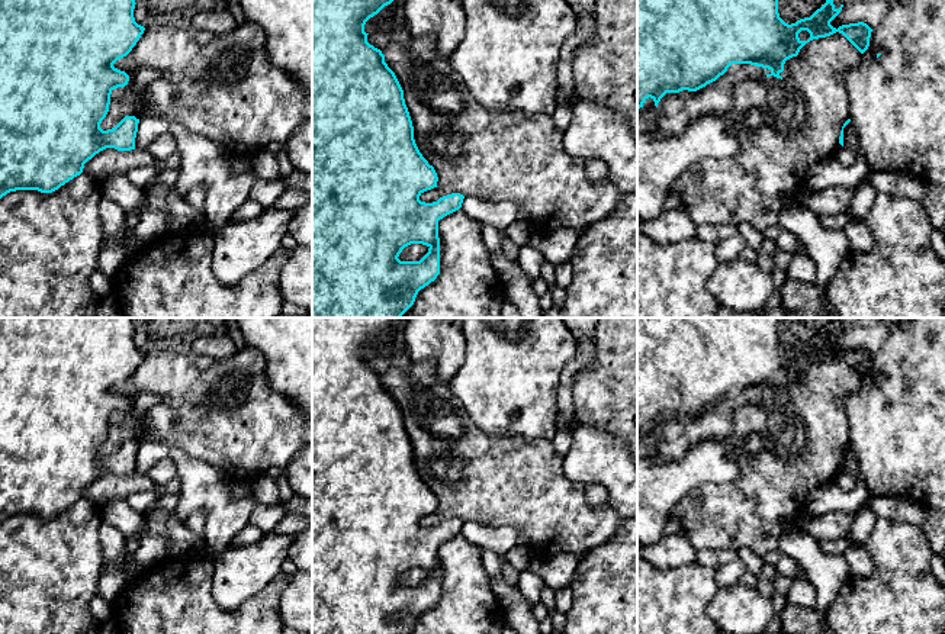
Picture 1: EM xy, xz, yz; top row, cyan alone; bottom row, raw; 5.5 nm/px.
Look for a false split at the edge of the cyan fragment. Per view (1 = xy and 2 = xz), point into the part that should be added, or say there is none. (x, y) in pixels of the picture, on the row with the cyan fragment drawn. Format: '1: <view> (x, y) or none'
1: none
2: none

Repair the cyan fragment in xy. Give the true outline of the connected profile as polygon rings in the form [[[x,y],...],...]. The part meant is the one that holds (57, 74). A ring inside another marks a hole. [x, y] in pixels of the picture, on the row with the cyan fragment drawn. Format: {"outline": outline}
{"outline": [[[0,0],[0,199],[16,190],[38,190],[52,193],[83,173],[84,164],[106,148],[118,151],[135,149],[139,119],[125,116],[115,128],[103,131],[102,120],[110,104],[110,94],[125,87],[129,75],[113,67],[126,57],[139,41],[145,28],[134,17],[135,0]]]}

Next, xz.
{"outline": [[[312,0],[312,318],[401,318],[415,302],[421,289],[440,274],[438,221],[462,207],[465,196],[451,193],[425,203],[420,196],[437,187],[437,173],[420,152],[414,126],[405,104],[404,90],[395,73],[385,62],[380,49],[367,42],[366,22],[393,0]],[[411,244],[428,247],[420,261],[401,261],[398,257]]]}

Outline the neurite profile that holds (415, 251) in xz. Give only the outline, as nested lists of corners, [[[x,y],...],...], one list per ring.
[[[411,244],[402,250],[398,258],[401,261],[420,261],[428,252],[428,248],[422,244]]]

